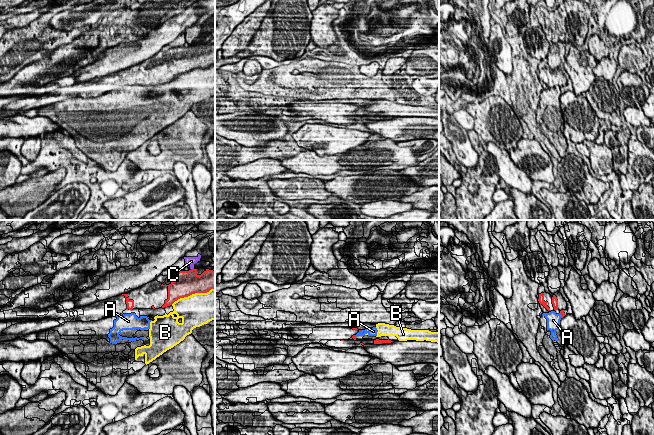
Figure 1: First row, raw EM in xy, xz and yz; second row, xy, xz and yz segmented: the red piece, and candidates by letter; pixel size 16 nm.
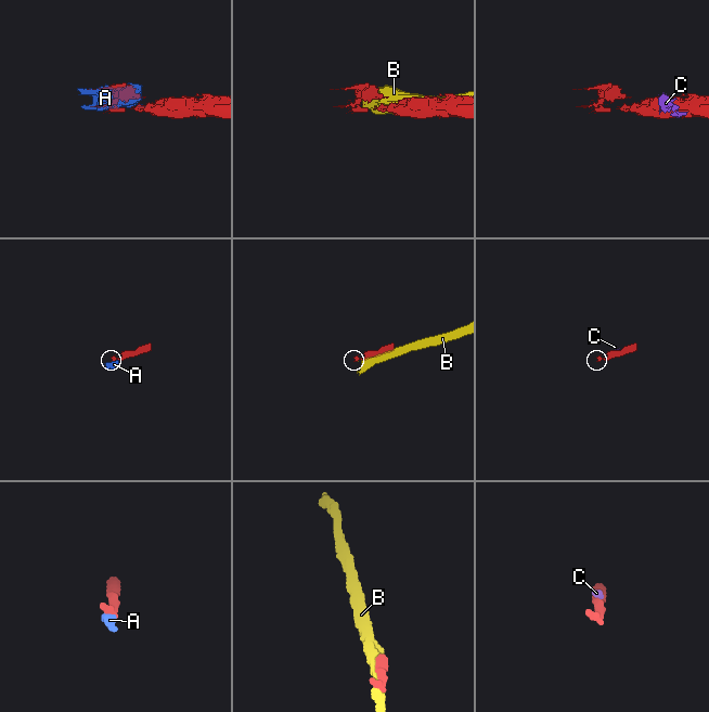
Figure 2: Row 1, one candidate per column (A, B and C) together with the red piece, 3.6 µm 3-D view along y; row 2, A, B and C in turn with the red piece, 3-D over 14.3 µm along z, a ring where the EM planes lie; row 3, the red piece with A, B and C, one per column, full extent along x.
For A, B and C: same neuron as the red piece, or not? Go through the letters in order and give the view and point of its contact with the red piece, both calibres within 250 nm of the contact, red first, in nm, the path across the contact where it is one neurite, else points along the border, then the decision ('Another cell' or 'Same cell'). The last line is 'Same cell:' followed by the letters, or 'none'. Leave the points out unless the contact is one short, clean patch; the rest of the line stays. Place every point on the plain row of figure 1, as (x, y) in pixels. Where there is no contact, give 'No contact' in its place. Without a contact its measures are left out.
A: Touches red at yz (561, 91). Thickness 70 nm (red) against 220 nm. Another cell
B: Touches red at xy (192, 69). Thickness 400 nm (red) against 480 nm. Another cell
C: Touches red at xy (192, 45). Thickness 400 nm (red) against 140 nm. Boundary: xy (193, 44), (191, 46). Another cell
Same cell: none

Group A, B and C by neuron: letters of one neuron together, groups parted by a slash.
A B / C

